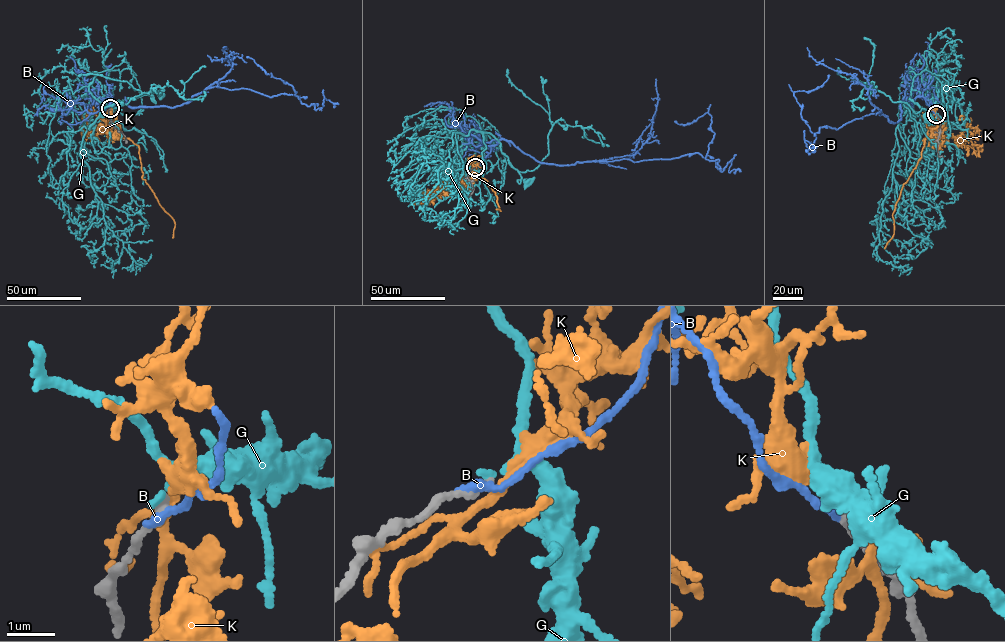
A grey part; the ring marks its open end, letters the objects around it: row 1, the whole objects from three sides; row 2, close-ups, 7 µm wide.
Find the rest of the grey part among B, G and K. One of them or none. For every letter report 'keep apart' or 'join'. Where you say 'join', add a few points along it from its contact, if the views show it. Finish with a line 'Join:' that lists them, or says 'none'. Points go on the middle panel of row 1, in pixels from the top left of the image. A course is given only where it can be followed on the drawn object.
B: keep apart
G: join; it runs (475, 167), (461, 151), (453, 157), (482, 169), (487, 132), (518, 183), (528, 181)
K: keep apart
Join: G

